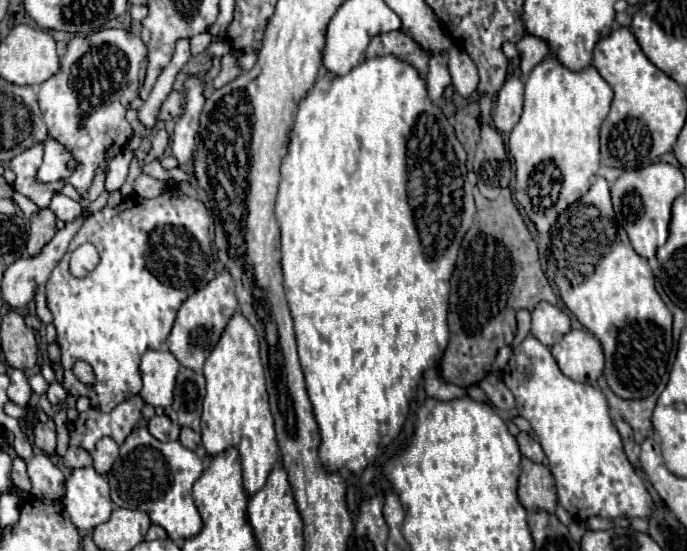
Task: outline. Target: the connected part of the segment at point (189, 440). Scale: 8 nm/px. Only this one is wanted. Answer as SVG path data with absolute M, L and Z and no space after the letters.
M181 428L181 436L179 436L179 442L189 448L189 450L201 450L201 434L199 432L193 432L191 428Z

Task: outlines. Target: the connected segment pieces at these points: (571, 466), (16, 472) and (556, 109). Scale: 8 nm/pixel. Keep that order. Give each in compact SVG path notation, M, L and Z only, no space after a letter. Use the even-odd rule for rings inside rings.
M527 336L517 348L513 348L513 354L509 358L509 364L503 372L503 382L507 384L507 388L513 392L515 402L517 402L517 412L529 420L537 440L543 446L543 452L549 460L549 470L555 478L555 486L557 486L557 502L579 522L585 522L591 516L625 516L627 518L645 518L649 516L649 508L653 508L653 496L649 494L649 490L645 488L645 482L641 476L637 476L635 468L629 464L625 452L623 452L623 444L621 444L621 436L609 416L609 408L607 408L607 400L605 394L591 386L591 384L581 384L581 382L573 382L571 378L567 378L555 358L551 356L551 350L547 346L543 346L537 338Z
M17 456L15 460L13 460L13 468L11 468L11 480L13 480L13 484L19 488L19 490L23 490L23 492L31 492L31 480L29 480L29 476L27 476L27 468L25 468L25 462Z
M547 56L529 74L523 114L509 134L509 154L515 158L515 198L539 234L549 234L557 216L589 190L591 176L597 174L601 164L599 128L611 100L611 86L593 66L571 72L553 56ZM541 164L553 164L557 172L535 172Z

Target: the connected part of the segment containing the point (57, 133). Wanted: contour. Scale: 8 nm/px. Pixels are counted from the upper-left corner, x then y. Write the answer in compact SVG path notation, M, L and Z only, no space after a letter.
M111 28L111 30L101 30L87 38L75 36L67 46L67 54L61 58L59 72L39 86L39 92L37 92L39 108L43 112L43 122L47 124L49 136L69 146L75 158L81 162L79 170L75 170L67 182L73 184L83 198L87 198L89 194L89 188L95 178L95 170L99 168L105 170L109 160L123 152L123 148L127 146L133 134L129 122L125 120L125 112L129 102L133 102L139 96L139 66L145 58L147 58L145 42L127 30Z

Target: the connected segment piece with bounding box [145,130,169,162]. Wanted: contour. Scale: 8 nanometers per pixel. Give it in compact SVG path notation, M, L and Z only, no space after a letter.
M159 130L159 132L157 132L157 136L153 138L153 148L151 148L151 152L149 152L149 156L147 156L147 160L145 160L145 162L151 162L153 158L159 158L159 156L165 152L167 140L169 140L167 130Z

